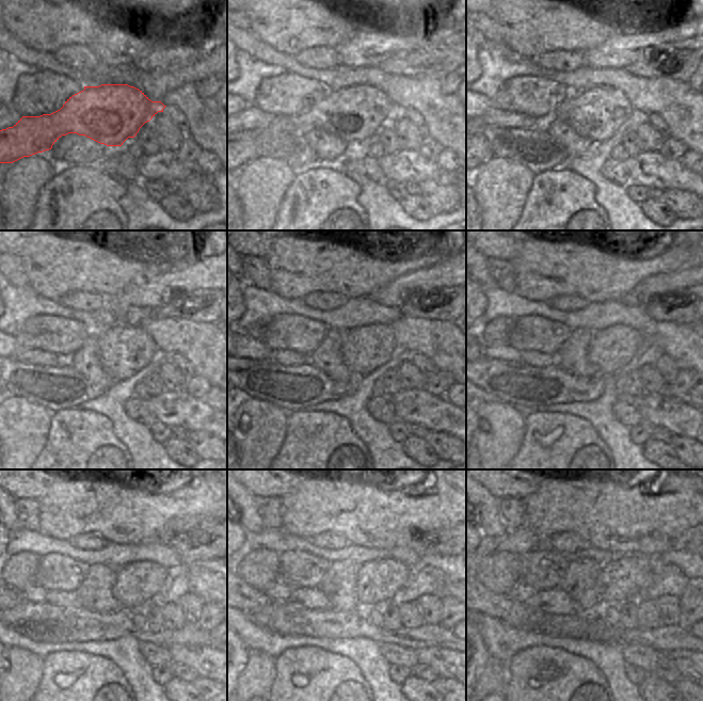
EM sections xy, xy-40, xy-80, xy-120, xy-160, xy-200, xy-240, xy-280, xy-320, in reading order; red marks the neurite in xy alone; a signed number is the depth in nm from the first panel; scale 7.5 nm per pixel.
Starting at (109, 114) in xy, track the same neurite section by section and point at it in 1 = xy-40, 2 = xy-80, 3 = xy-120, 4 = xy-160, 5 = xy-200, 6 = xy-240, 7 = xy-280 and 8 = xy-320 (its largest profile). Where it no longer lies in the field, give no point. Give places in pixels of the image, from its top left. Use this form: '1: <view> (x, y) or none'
1: xy-40 (352, 114)
2: xy-80 (598, 113)
3: xy-120 (124, 350)
4: xy-160 (365, 349)
5: xy-200 (610, 349)
6: xy-240 (137, 583)
7: xy-280 (378, 580)
8: xy-320 (622, 578)

